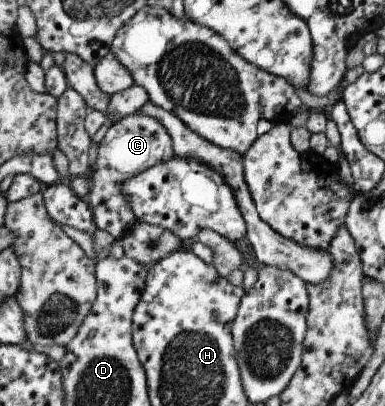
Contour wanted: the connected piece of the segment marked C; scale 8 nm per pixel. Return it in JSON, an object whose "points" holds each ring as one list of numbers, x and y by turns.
{"points":[[132,114,120,121,113,122,98,143,95,169,89,171,87,180,89,192,84,197,92,214,96,230,109,233,114,240,121,240,127,231,127,223,135,223,126,200,121,196,120,183,133,175,142,173,157,162,173,156,172,142,163,125,152,116]]}

